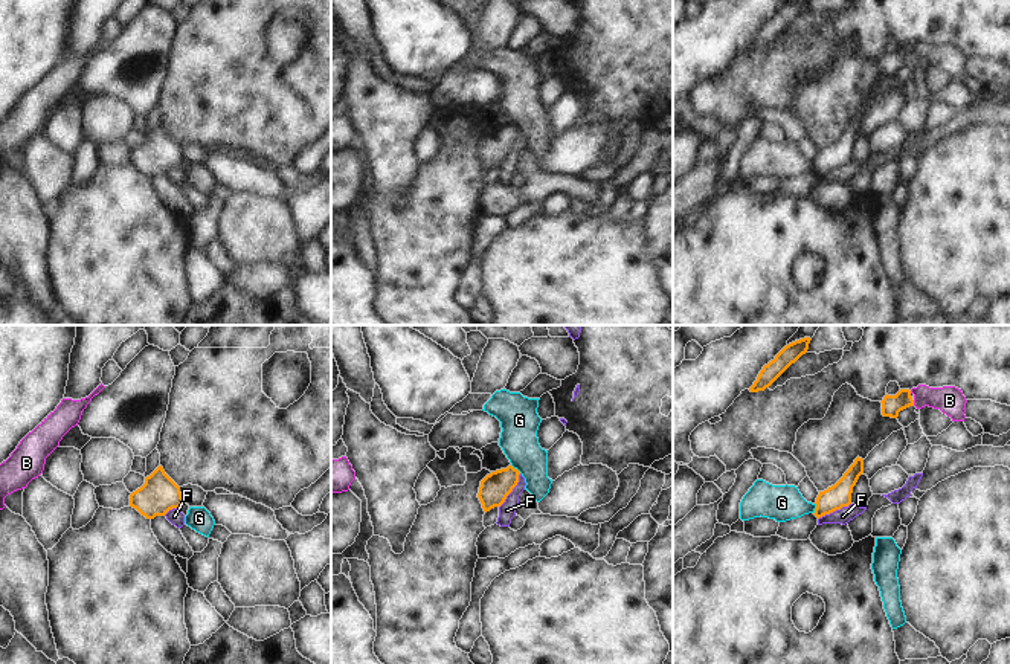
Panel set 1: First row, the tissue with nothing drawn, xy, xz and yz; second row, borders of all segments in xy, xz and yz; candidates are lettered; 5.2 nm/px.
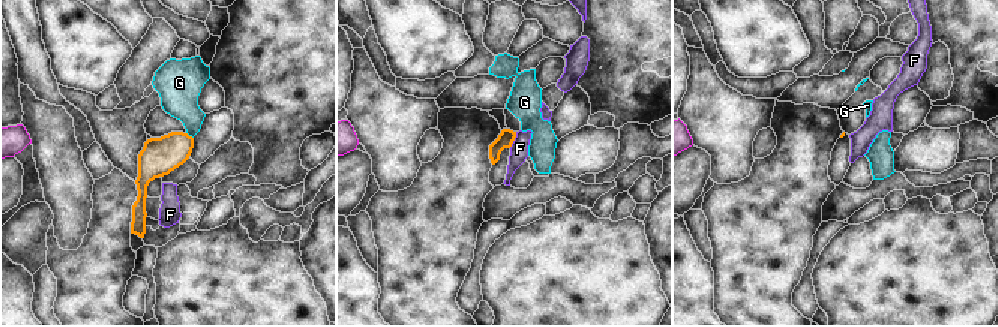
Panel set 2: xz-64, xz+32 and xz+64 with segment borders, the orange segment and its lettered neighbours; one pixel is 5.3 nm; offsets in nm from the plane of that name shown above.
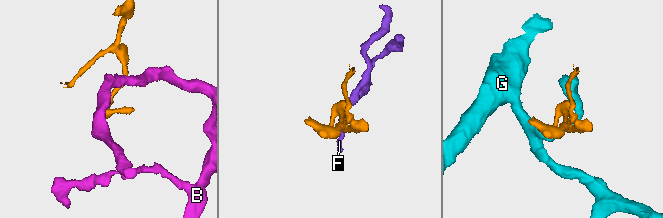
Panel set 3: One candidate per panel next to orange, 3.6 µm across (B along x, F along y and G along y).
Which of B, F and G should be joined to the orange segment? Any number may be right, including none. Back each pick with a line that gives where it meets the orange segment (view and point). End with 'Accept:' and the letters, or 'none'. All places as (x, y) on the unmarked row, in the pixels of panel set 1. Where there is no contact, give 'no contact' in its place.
Accept: none

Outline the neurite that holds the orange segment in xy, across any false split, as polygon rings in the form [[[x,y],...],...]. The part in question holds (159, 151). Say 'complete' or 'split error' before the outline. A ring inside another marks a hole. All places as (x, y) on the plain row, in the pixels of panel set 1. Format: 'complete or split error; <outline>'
complete; [[[162,124],[145,136],[145,142],[140,147],[130,153],[130,165],[146,177],[165,174],[183,160],[180,145],[165,131]]]

